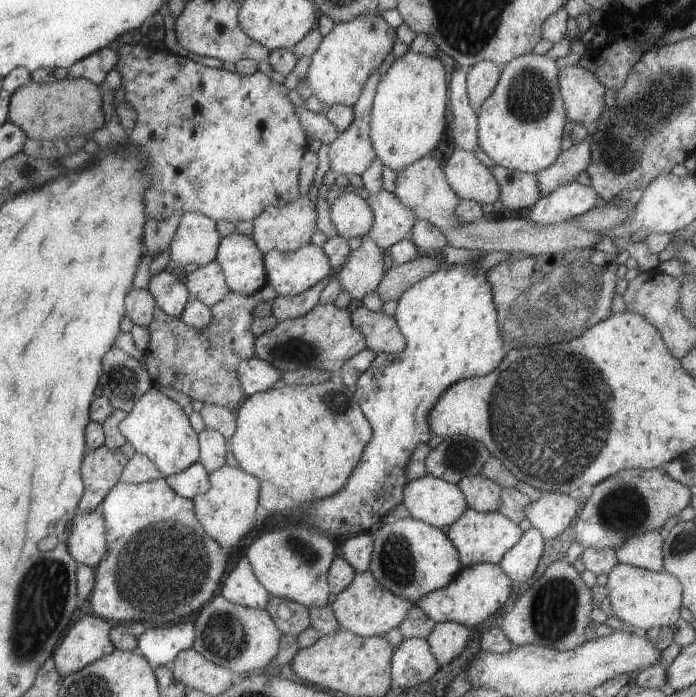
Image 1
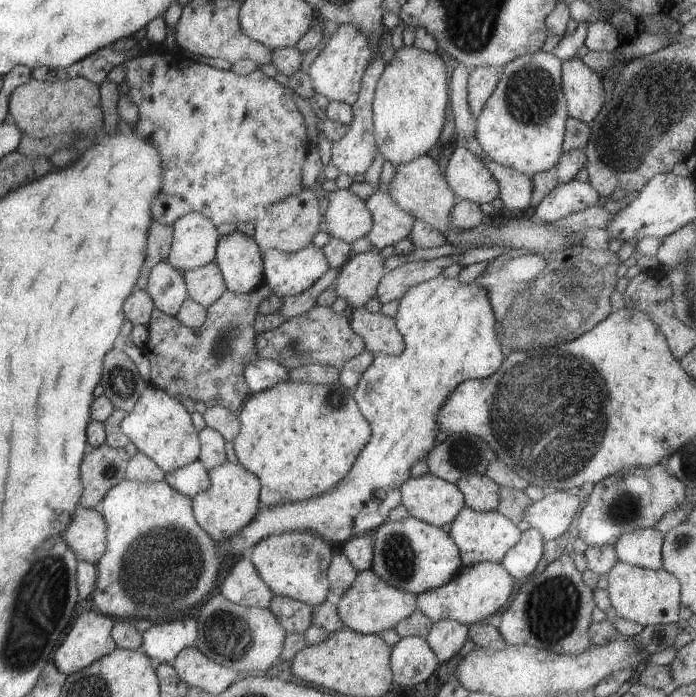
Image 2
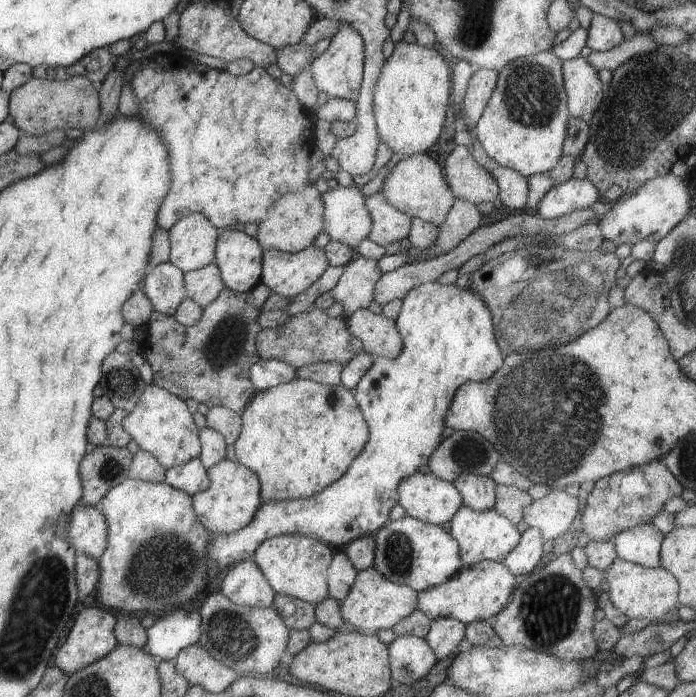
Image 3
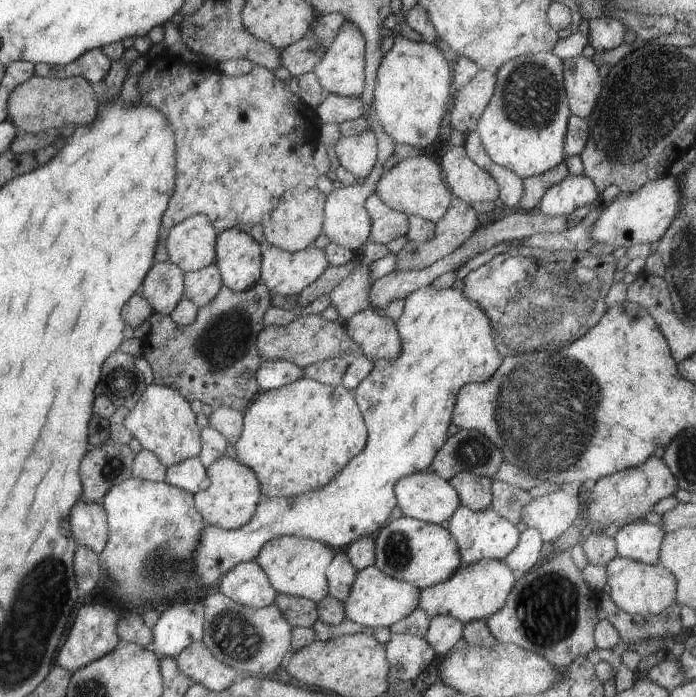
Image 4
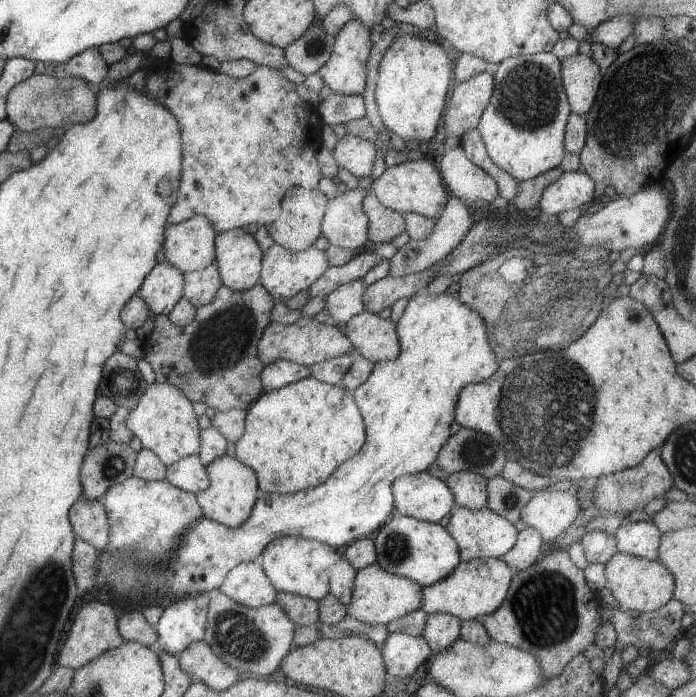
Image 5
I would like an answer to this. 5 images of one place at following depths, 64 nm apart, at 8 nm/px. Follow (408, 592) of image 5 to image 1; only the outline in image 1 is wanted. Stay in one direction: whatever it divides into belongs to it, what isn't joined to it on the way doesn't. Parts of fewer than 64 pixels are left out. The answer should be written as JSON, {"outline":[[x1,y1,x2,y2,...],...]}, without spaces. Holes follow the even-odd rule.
{"outline":[[369,570,355,573,352,582,343,590,339,592,331,604,333,616,339,624,339,629,351,632,355,636,361,638,369,638,373,636,385,635,389,630,397,627,403,618,409,612,409,608,414,606,413,602,409,602,407,598,389,594,389,590,383,590,375,578,371,576]]}

